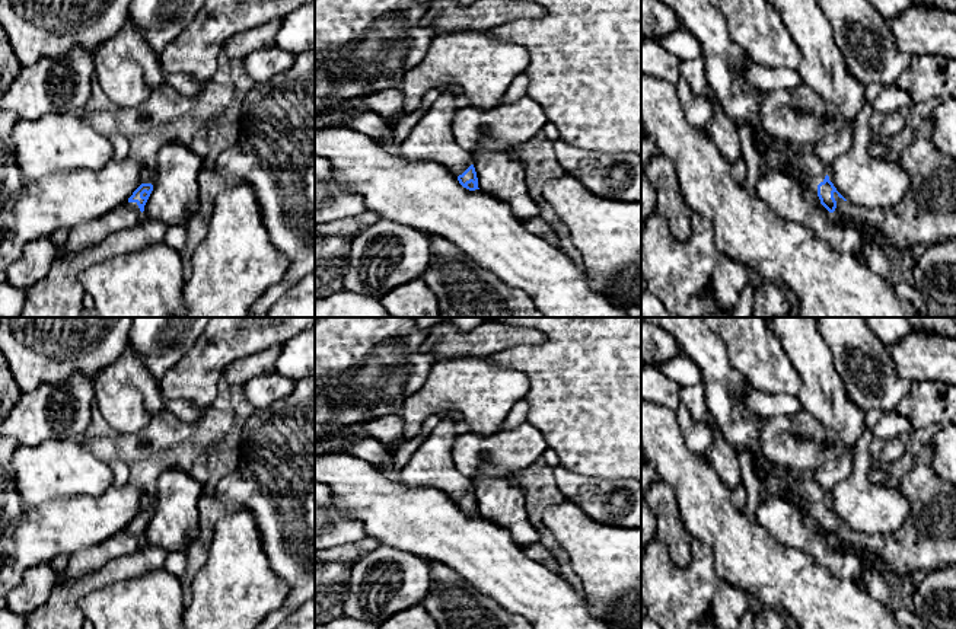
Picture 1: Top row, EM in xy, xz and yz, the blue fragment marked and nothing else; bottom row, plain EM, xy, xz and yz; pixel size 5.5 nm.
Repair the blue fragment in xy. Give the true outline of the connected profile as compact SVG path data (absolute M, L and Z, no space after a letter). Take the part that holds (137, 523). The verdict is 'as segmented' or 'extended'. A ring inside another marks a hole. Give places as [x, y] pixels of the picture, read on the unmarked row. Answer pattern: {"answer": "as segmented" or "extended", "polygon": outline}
{"answer": "extended", "polygon": "M141 510L122 531L102 543L85 547L71 555L64 577L80 578L86 574L93 574L109 561L136 552L152 517L152 510Z"}

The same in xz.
{"answer": "extended", "polygon": "M443 418L402 469L401 482L443 491L463 514L475 517L479 514L472 480L458 472L452 456L456 437L455 421Z"}

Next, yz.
{"answer": "extended", "polygon": "M925 444L918 453L915 464L902 478L899 492L909 501L911 514L901 529L886 536L867 536L851 531L829 507L823 488L813 475L790 472L778 466L765 464L765 470L788 485L791 497L802 505L802 520L807 526L822 530L836 547L850 546L870 552L879 562L879 571L898 581L904 575L921 577L934 569L956 563L956 483L940 478L933 469L934 447Z"}

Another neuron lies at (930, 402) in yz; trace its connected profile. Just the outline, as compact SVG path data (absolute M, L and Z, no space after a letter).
M922 380L914 381L909 396L895 411L883 414L871 431L874 437L890 441L920 428L946 424L956 424L956 386Z

